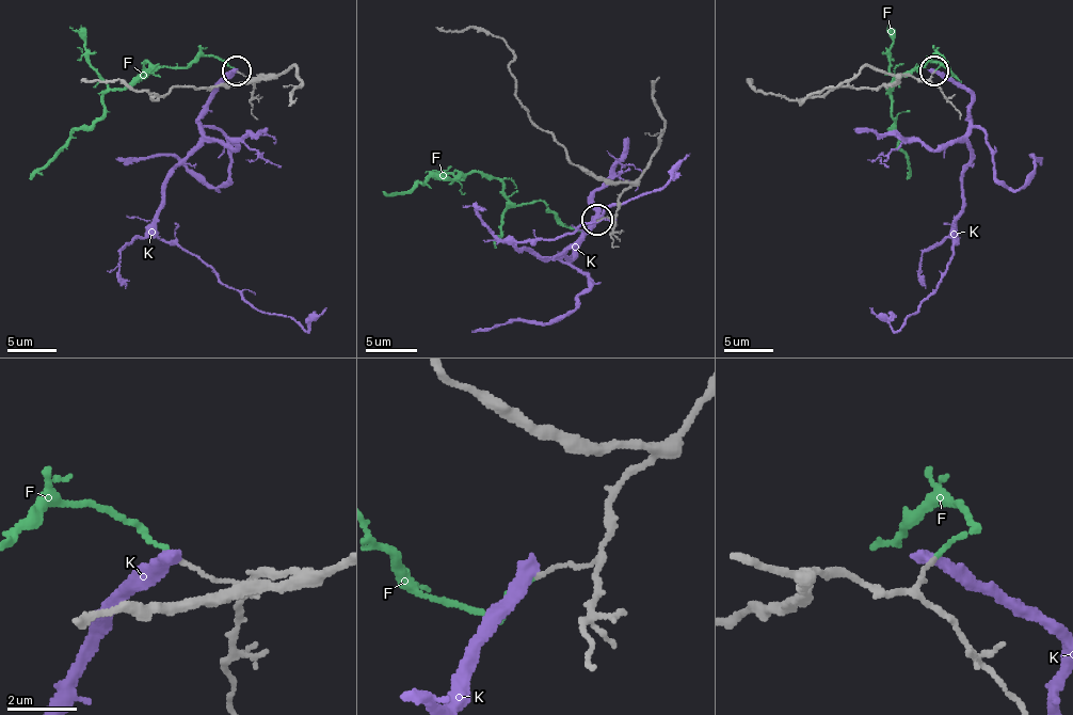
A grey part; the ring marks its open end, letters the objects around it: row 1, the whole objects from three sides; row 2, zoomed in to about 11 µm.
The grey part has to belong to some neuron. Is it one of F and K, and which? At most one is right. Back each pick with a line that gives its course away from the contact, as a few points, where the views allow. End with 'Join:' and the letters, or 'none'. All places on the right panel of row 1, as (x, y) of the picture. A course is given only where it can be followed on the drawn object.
F: it runs (934, 72), (942, 57), (915, 66), (919, 66), (887, 89), (908, 177)
Join: F

